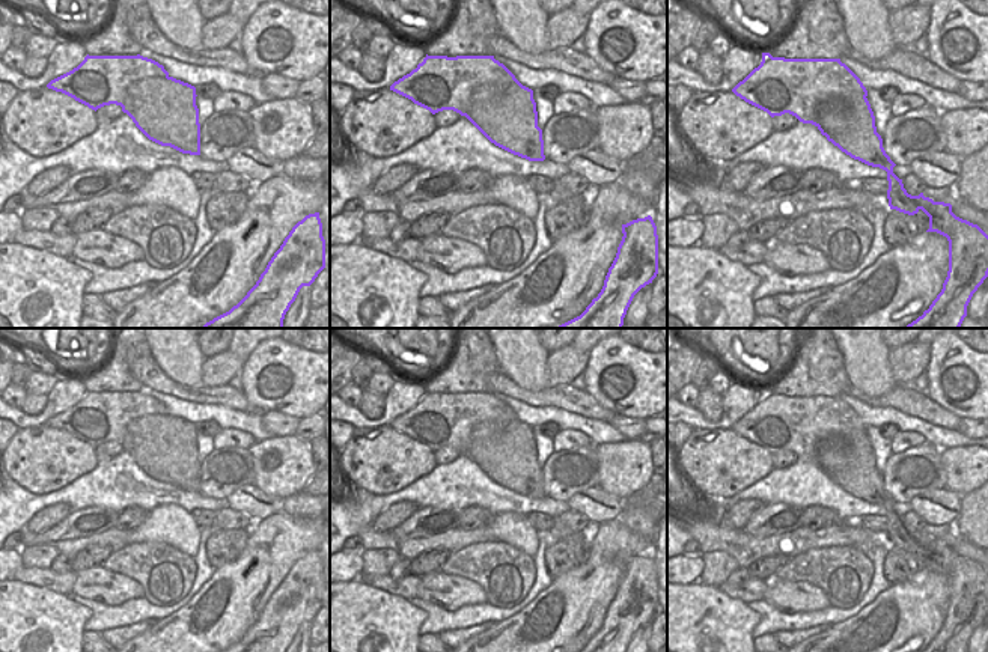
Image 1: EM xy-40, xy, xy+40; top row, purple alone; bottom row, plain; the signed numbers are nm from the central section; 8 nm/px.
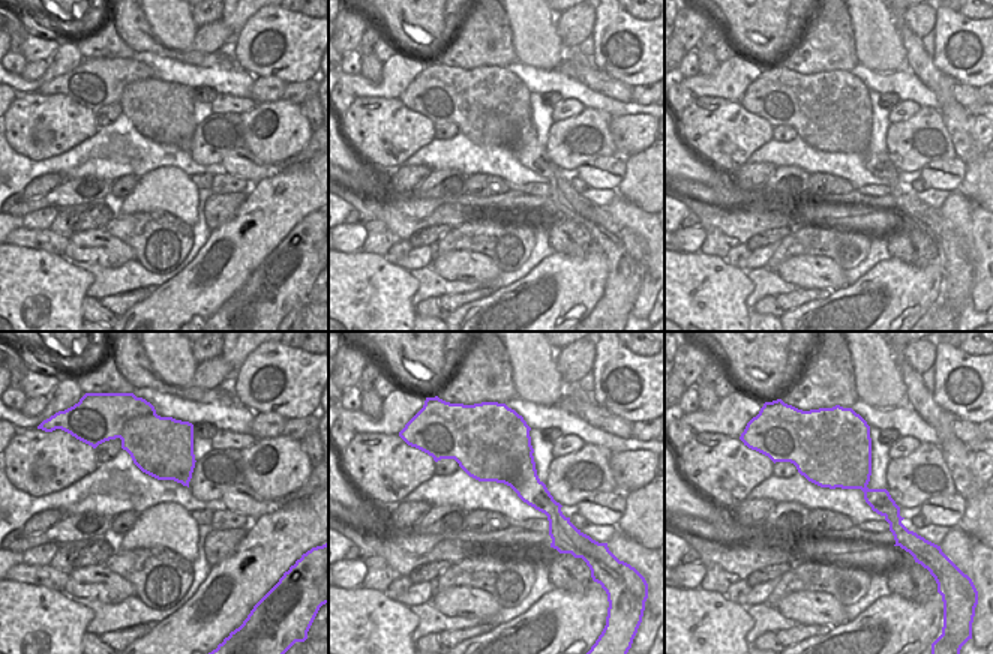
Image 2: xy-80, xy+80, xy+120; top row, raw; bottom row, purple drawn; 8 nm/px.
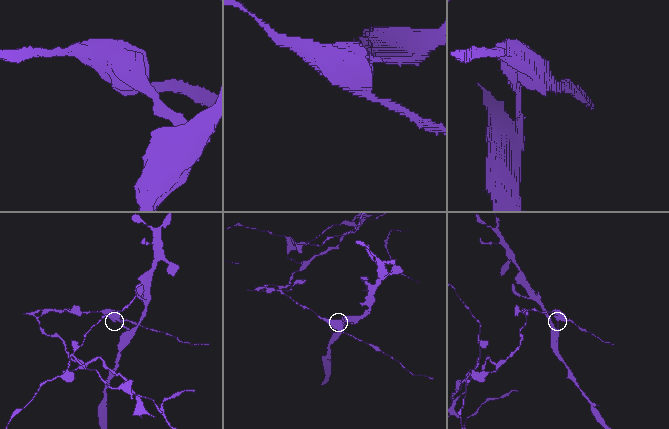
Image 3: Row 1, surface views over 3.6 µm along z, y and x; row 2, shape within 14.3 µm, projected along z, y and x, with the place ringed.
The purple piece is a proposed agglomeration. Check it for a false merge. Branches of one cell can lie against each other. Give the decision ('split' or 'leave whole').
split

